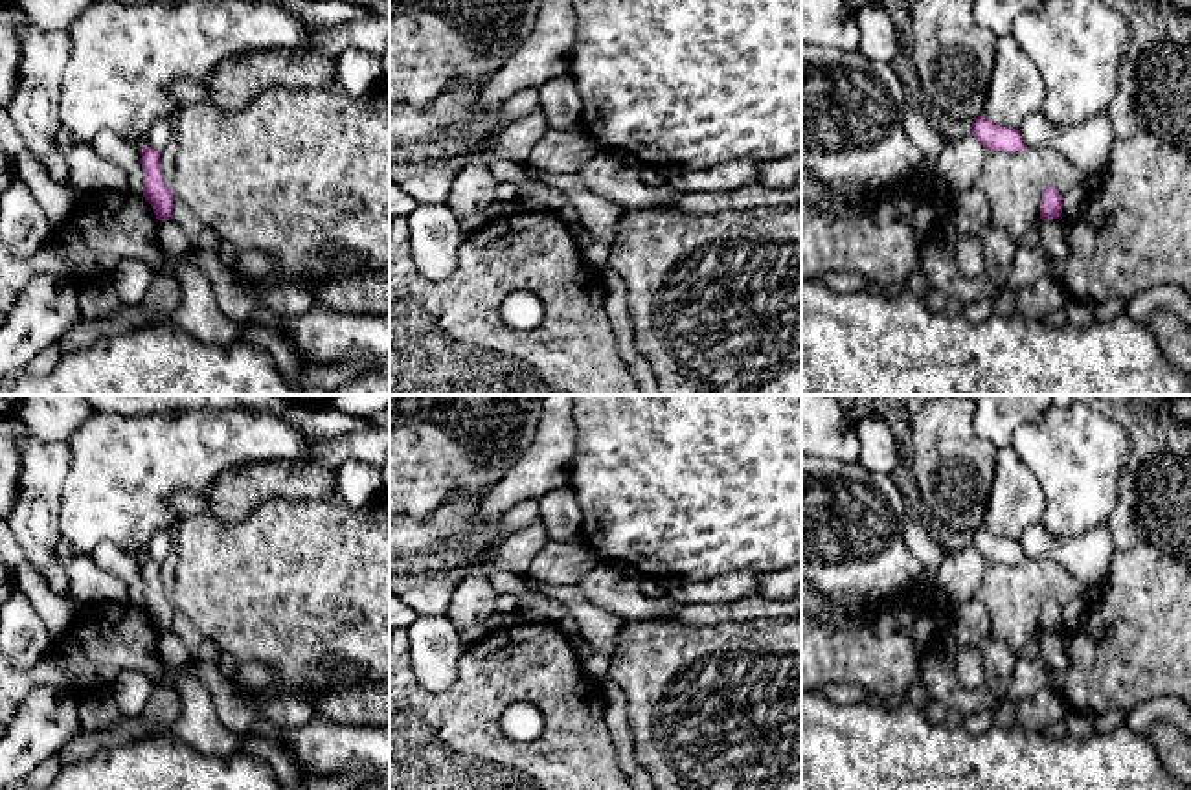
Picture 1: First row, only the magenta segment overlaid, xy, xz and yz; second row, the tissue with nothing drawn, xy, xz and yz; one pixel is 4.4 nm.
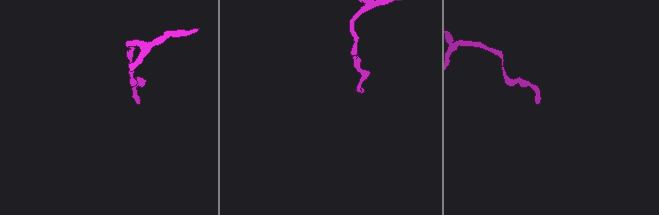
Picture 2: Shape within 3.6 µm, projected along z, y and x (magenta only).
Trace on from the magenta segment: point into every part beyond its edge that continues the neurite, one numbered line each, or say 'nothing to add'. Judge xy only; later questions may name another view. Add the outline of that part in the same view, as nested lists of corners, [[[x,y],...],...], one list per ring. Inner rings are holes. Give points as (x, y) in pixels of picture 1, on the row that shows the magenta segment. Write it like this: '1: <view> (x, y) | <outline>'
nothing to add

